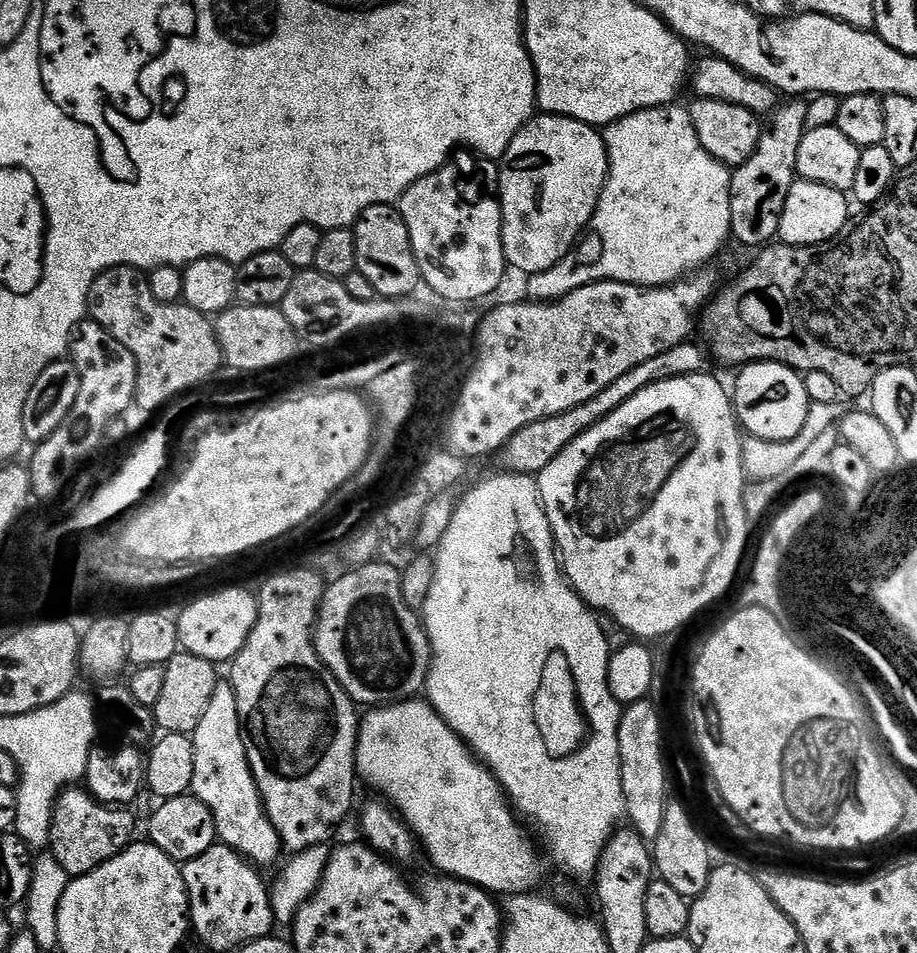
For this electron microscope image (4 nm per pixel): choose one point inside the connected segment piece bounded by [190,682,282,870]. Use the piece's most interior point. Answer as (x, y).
(223, 781)

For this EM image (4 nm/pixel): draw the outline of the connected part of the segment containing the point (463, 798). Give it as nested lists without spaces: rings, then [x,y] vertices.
[[[424,698],[402,700],[387,706],[376,706],[371,709],[368,717],[361,719],[356,733],[356,775],[361,781],[364,780],[376,792],[381,792],[383,799],[398,813],[401,820],[412,829],[412,835],[416,837],[419,847],[428,855],[428,860],[437,868],[437,873],[448,878],[455,878],[465,884],[474,884],[483,888],[489,894],[501,892],[501,897],[521,896],[523,892],[531,892],[539,889],[540,879],[544,876],[544,864],[536,853],[536,844],[528,837],[528,832],[523,828],[525,825],[518,819],[503,786],[496,781],[496,775],[485,766],[477,757],[476,753],[460,739],[460,735],[446,723],[440,715],[432,709],[431,704]]]

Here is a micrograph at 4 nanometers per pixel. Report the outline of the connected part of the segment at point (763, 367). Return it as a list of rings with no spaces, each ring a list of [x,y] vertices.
[[[758,360],[754,364],[743,365],[736,376],[736,389],[731,389],[732,407],[736,410],[736,419],[740,421],[741,429],[754,438],[762,438],[766,442],[786,442],[806,426],[808,413],[808,391],[804,385],[804,376],[794,368],[787,368],[776,360]]]

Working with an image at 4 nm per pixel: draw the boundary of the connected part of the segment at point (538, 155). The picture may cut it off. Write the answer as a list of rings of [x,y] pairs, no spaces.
[[[547,114],[533,115],[532,119],[525,124],[522,130],[510,142],[510,146],[504,151],[502,159],[499,161],[500,180],[498,179],[498,195],[500,197],[500,211],[504,214],[504,225],[502,226],[502,242],[504,243],[504,259],[509,265],[512,264],[523,274],[533,272],[545,272],[553,268],[563,256],[567,256],[576,247],[581,239],[582,233],[591,225],[592,215],[596,212],[596,207],[600,201],[600,195],[604,189],[604,184],[608,181],[608,147],[604,144],[603,135],[593,125],[586,122],[578,122],[574,118],[565,116],[549,116]]]

